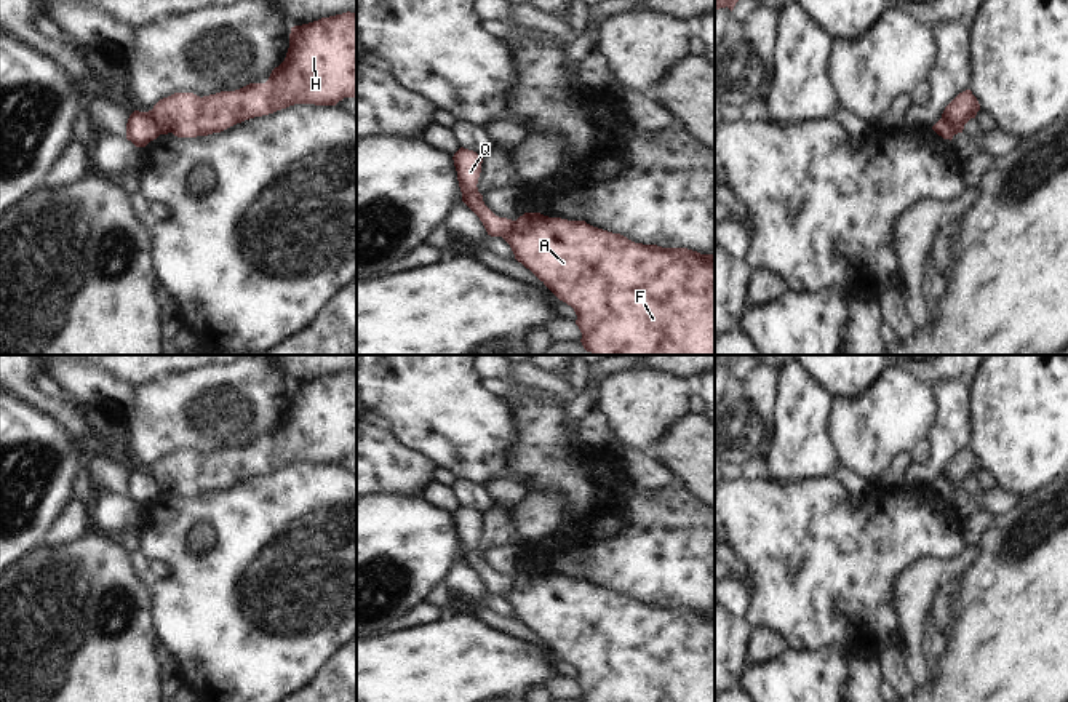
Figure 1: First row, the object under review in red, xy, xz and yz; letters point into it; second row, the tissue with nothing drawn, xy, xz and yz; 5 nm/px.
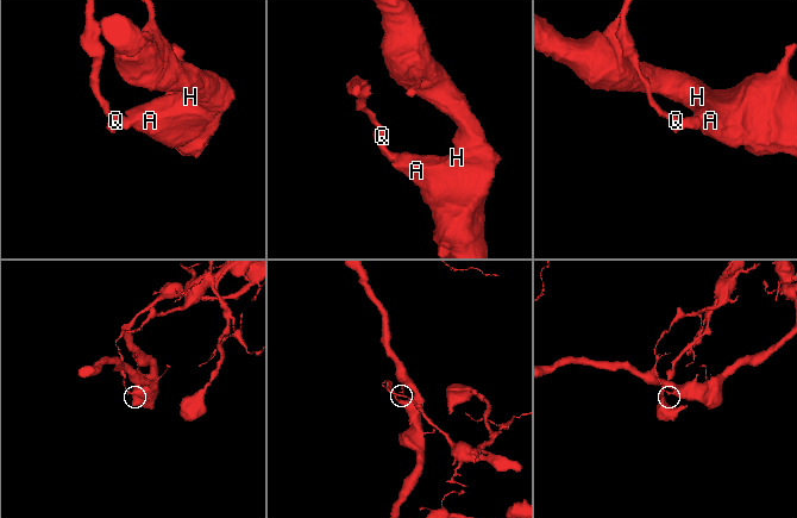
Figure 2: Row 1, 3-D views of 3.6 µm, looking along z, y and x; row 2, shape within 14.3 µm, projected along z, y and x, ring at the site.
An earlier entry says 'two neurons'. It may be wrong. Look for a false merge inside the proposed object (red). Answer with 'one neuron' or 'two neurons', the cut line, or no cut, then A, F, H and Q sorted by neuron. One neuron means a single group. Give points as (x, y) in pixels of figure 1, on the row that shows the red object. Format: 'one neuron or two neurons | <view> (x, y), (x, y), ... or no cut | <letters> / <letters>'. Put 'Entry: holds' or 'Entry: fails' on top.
Entry: holds
two neurons | xy (144, 112), (162, 133) | A F H / Q

